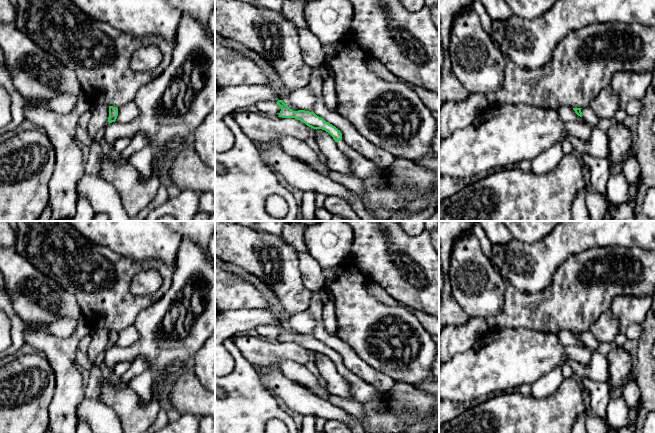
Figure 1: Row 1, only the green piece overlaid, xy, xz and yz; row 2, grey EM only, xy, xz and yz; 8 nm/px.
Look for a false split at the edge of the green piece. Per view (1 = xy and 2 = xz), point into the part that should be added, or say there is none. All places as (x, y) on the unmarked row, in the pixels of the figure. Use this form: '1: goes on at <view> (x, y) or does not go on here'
1: does not go on here
2: goes on at xz (363, 392)

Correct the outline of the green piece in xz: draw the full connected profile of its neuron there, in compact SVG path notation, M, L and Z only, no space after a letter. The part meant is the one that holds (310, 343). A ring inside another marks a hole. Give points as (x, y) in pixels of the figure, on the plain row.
M278 324L276 327L281 331L278 341L295 342L313 353L322 353L328 356L335 364L338 373L350 384L351 393L355 401L363 404L382 398L382 393L373 385L362 380L344 366L342 357L335 350L326 346L314 336L305 334L293 335L283 326L283 324Z

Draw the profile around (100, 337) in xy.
M93 328L91 335L92 341L86 354L88 359L94 365L94 361L108 348L109 330Z

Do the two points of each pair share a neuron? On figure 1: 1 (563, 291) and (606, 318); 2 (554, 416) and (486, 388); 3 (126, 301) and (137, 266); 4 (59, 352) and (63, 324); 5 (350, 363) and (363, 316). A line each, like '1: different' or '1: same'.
1: different
2: different
3: same
4: different
5: different

